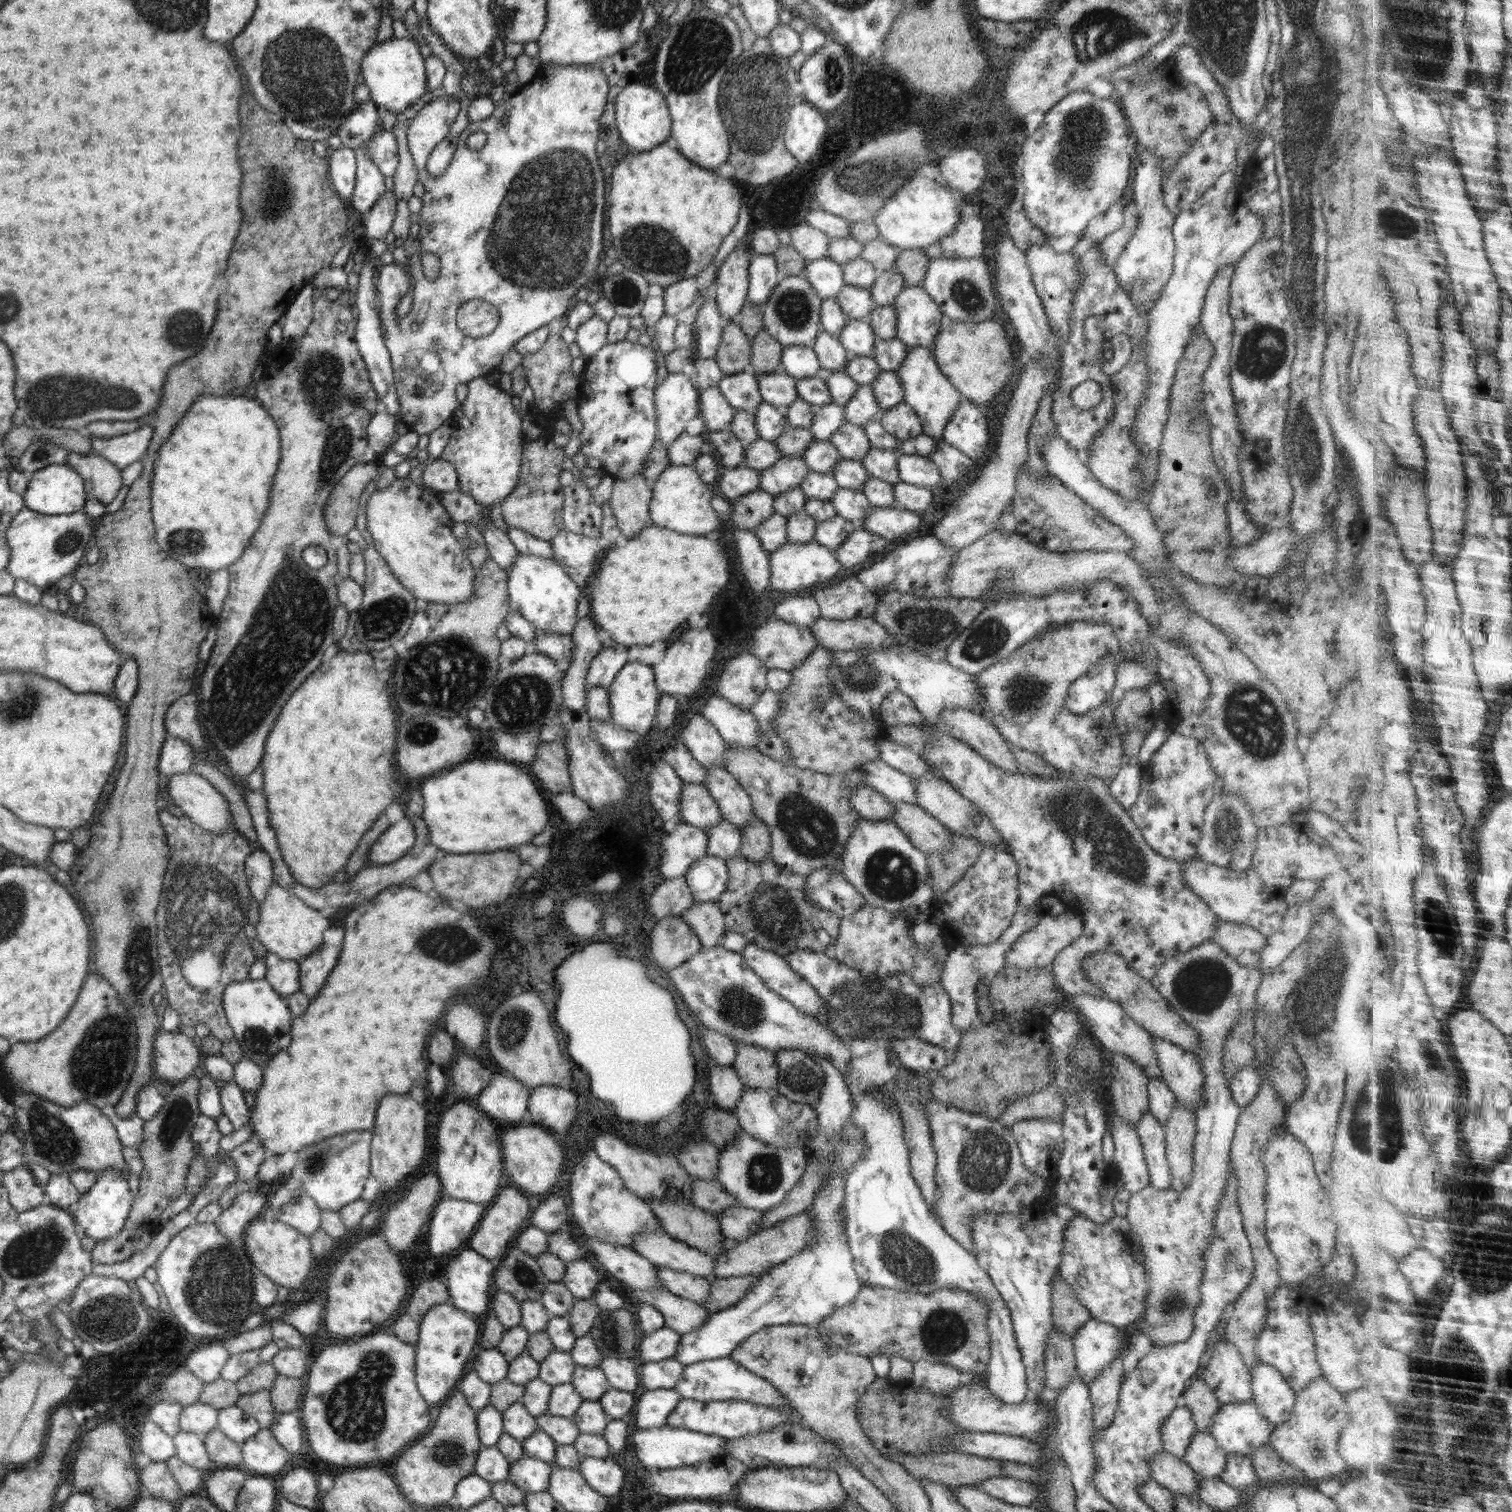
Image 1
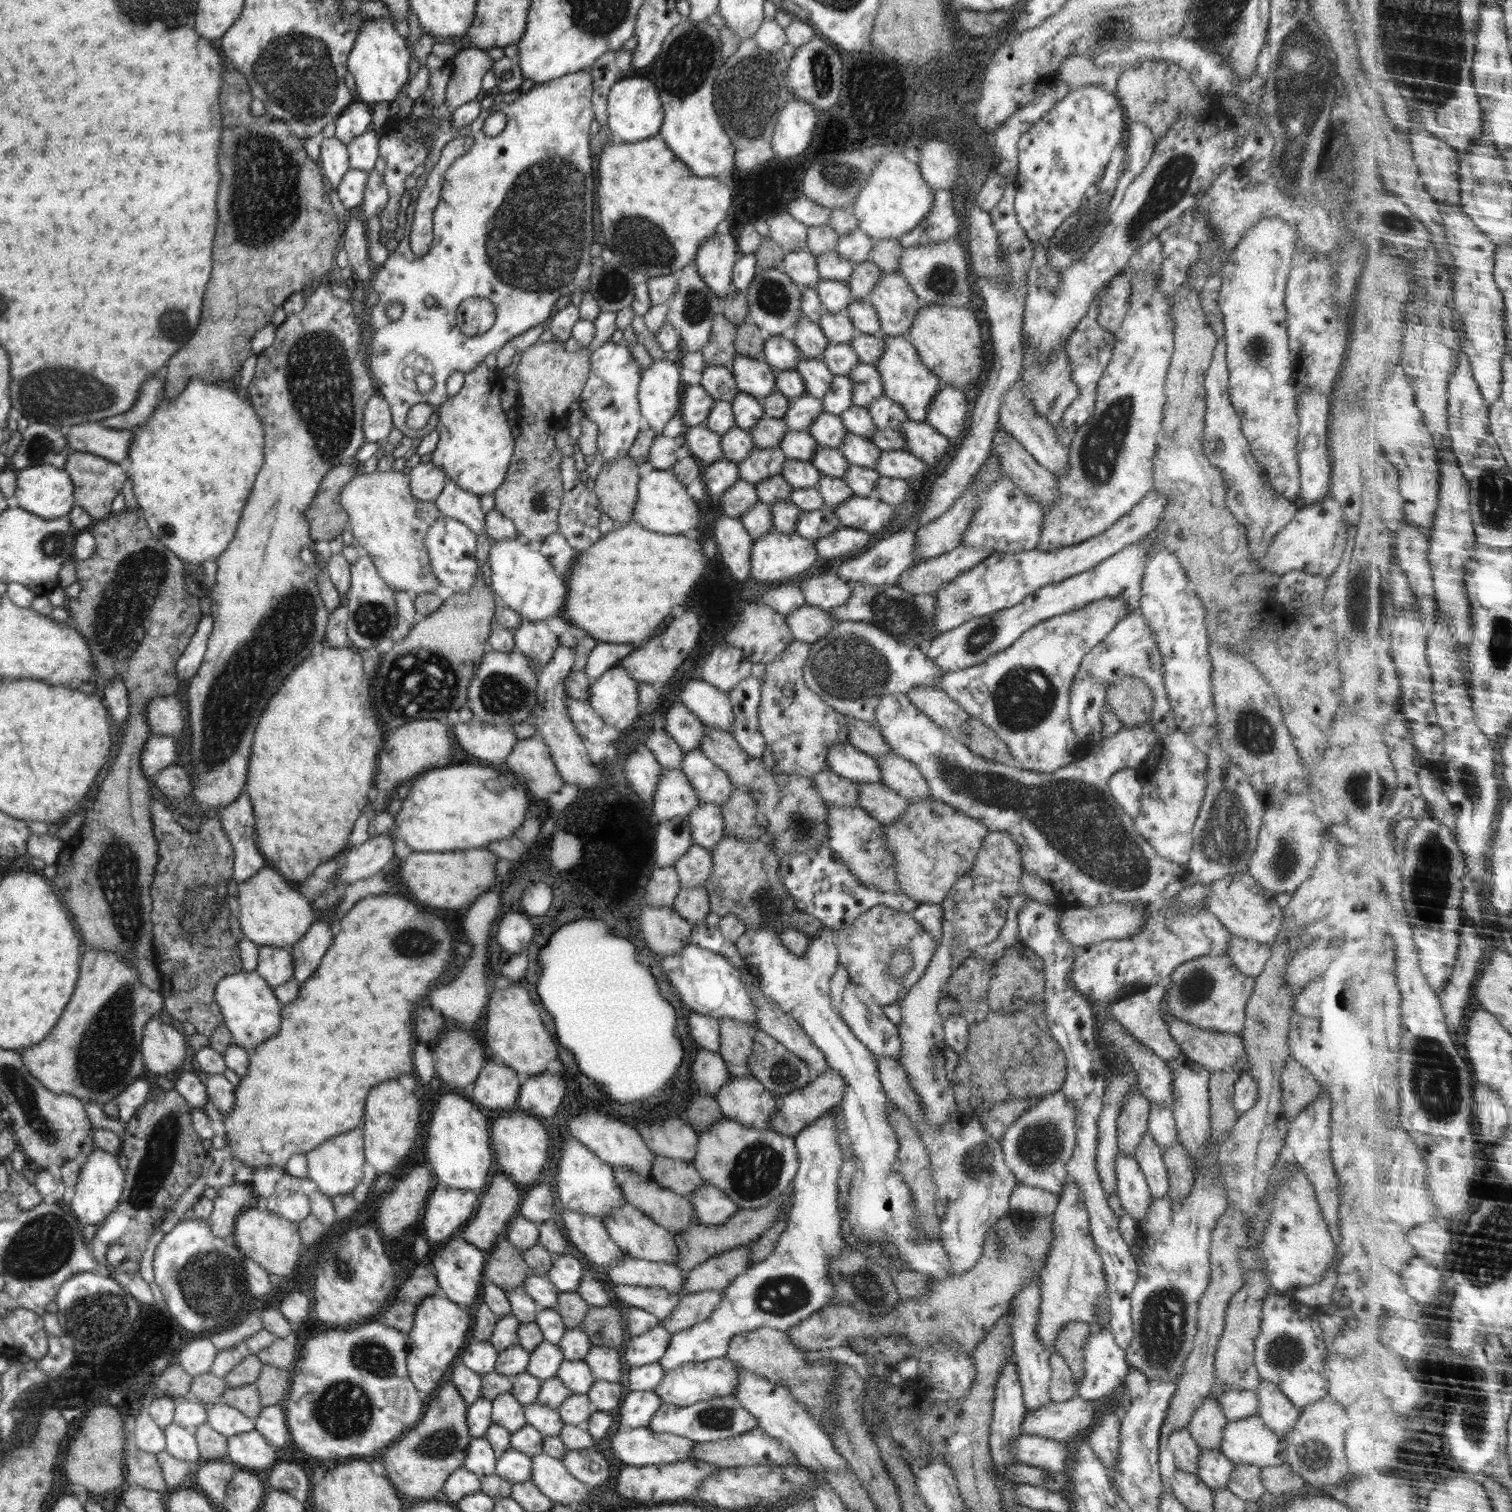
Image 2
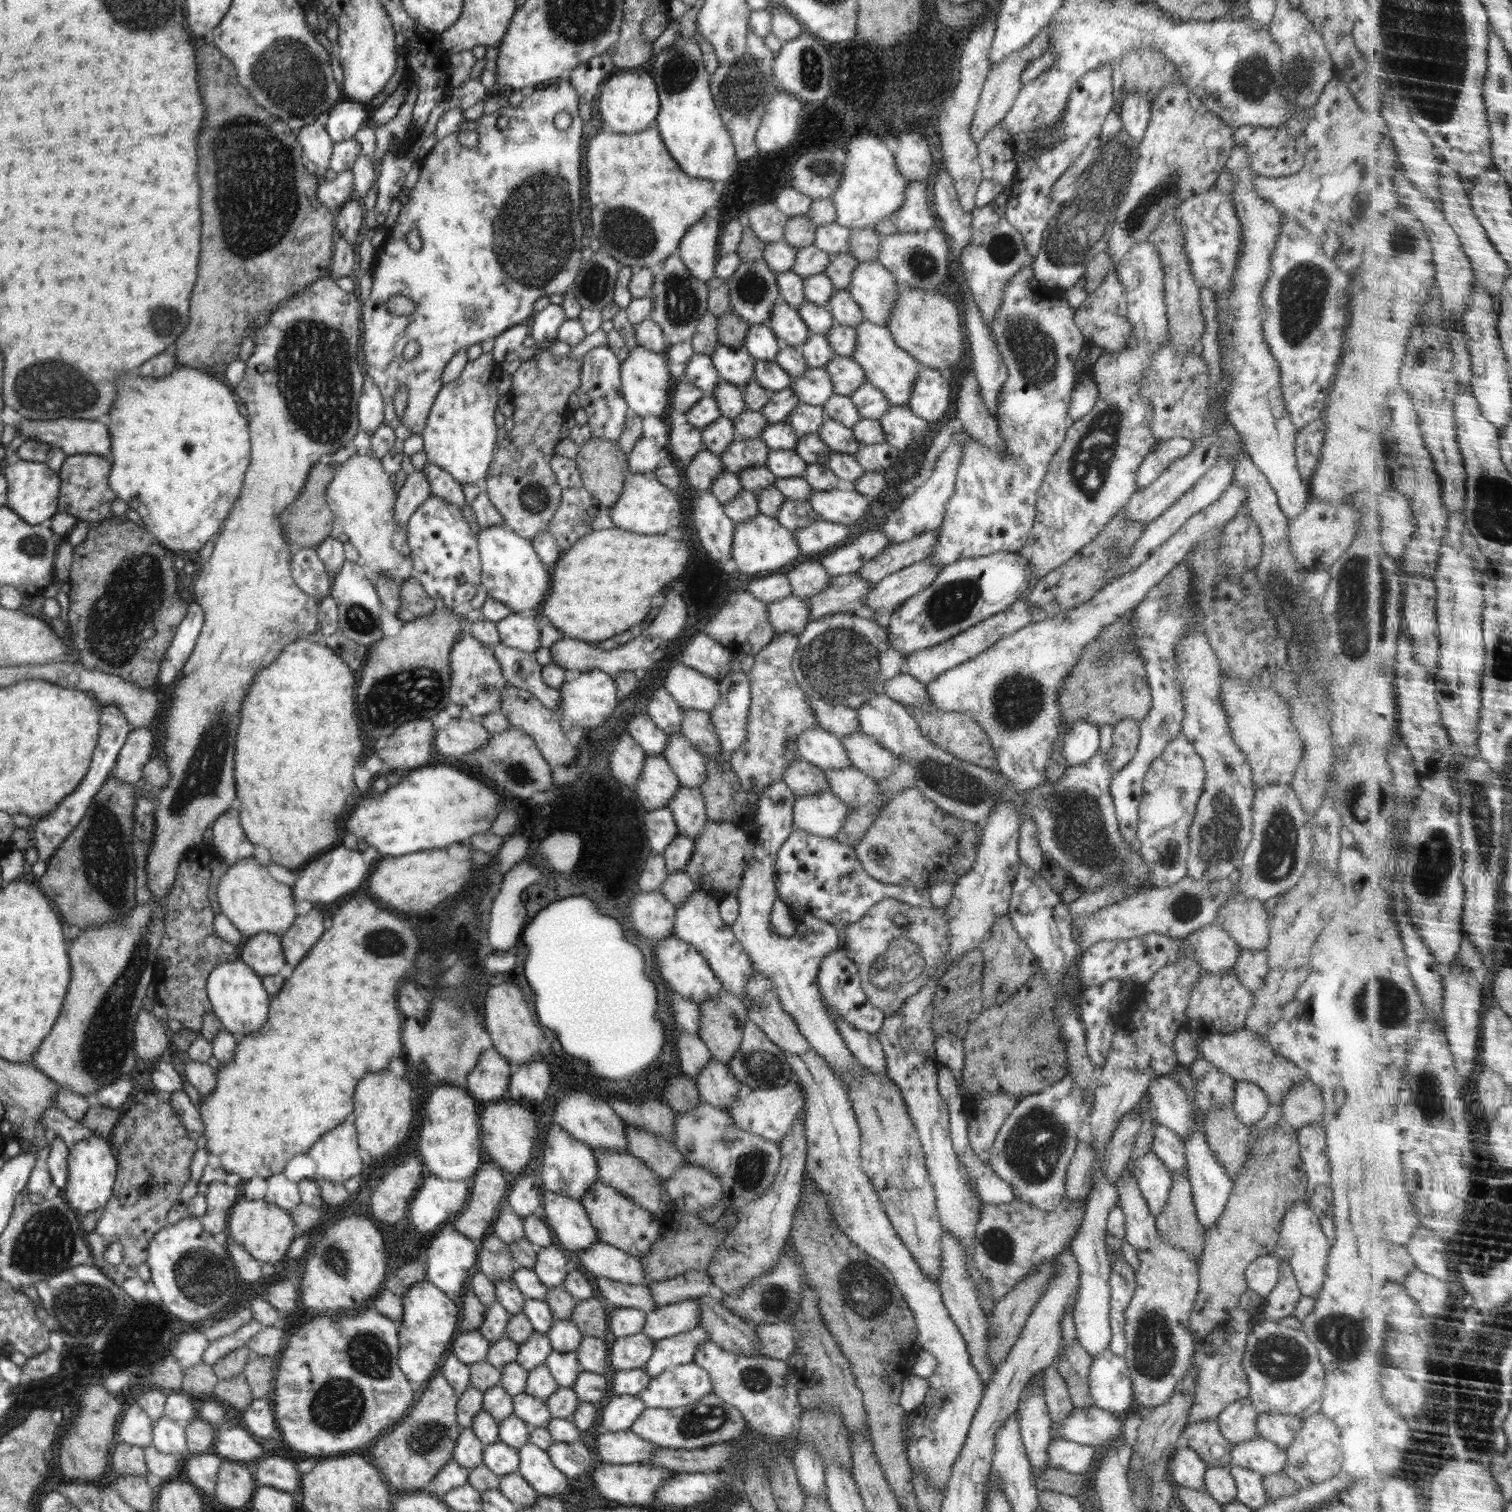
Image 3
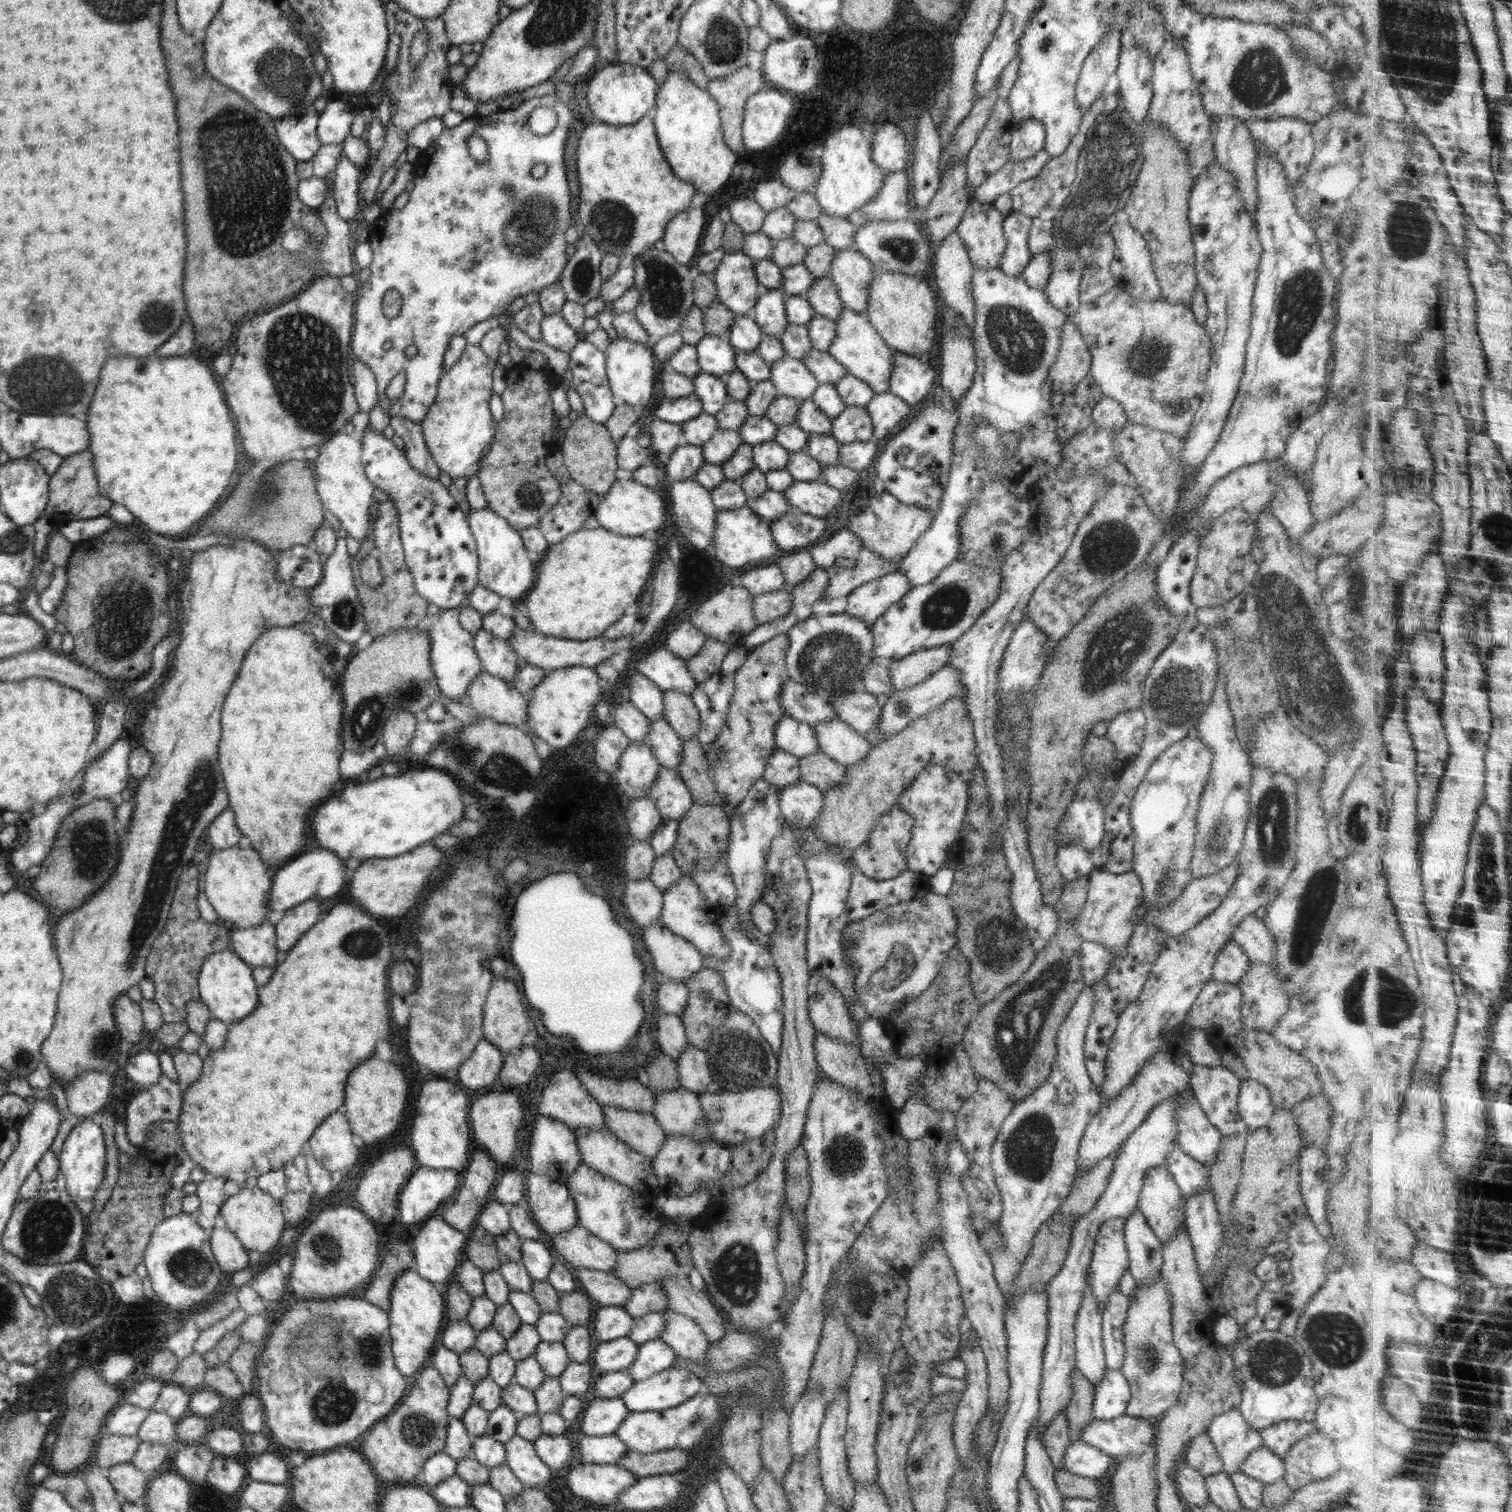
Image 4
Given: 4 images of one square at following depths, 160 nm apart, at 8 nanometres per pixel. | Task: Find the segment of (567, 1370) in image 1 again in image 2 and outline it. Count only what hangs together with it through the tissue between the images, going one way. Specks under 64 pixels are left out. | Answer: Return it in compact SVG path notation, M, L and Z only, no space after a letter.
M544 1340L531 1352L526 1372L542 1381L556 1377L563 1360L562 1349Z

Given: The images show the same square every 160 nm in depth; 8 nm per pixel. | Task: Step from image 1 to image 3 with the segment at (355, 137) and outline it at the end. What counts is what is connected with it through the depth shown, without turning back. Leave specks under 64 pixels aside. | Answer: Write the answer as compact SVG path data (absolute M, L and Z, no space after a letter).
M344 99L329 109L325 129L334 143L352 139L362 125L369 124L365 108L360 101Z

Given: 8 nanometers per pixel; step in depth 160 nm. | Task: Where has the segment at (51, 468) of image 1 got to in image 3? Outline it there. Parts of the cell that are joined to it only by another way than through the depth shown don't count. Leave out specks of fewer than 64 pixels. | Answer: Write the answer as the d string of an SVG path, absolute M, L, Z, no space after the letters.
M13 459L4 468L3 475L8 483L7 501L4 506L16 512L28 524L40 524L45 520L50 520L57 513L60 477L47 464Z

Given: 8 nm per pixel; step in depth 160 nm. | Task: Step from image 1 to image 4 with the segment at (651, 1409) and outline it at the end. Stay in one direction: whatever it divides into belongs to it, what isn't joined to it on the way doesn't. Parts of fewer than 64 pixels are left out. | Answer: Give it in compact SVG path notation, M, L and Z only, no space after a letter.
M619 1397L612 1399L594 1398L583 1410L581 1429L588 1436L615 1434L630 1410Z

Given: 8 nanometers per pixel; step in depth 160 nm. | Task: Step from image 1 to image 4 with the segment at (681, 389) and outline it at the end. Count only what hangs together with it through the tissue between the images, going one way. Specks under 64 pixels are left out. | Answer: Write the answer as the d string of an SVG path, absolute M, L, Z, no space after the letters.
M625 338L611 339L605 351L606 374L615 402L624 402L638 410L650 404L654 398L654 380L656 380L656 360L650 346Z

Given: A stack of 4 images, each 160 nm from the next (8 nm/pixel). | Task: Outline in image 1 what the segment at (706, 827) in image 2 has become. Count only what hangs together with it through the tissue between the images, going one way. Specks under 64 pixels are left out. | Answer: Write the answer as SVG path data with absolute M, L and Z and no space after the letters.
M720 819L713 827L707 828L705 833L708 835L708 855L724 859L725 862L740 855L741 829L729 820Z

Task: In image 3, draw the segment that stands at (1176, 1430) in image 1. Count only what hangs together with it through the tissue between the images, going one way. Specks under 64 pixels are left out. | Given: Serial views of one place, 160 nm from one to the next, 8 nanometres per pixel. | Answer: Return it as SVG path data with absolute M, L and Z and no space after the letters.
M1187 1446L1176 1448L1169 1461L1169 1475L1174 1483L1194 1490L1205 1490L1206 1463L1194 1449Z

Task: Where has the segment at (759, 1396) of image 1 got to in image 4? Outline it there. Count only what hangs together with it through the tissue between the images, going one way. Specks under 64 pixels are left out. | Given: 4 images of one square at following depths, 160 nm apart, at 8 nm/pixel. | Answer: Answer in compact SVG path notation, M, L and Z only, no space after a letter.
M670 1368L637 1381L619 1398L632 1412L661 1411L690 1400L703 1389L702 1379L687 1368Z

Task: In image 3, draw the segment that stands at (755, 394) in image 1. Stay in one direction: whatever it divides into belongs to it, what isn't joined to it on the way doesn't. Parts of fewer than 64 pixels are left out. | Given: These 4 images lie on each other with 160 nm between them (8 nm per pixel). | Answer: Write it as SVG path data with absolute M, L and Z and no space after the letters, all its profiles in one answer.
M694 353L686 363L682 380L696 385L710 396L713 396L713 390L718 382L722 381L712 364L711 357L700 353Z

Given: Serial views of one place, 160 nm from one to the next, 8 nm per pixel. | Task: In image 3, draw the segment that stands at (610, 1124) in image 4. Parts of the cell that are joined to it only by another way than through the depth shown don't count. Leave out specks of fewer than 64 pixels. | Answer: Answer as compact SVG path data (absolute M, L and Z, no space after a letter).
M626 1125L626 1137L628 1137L628 1153L644 1162L663 1180L663 1183L668 1182L667 1178L686 1164L684 1156L673 1144L664 1138L652 1136L642 1128Z

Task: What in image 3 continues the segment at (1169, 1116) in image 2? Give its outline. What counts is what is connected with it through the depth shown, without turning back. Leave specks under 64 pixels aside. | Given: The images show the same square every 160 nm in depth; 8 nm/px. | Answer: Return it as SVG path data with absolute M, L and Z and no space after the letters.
M1154 1122L1154 1139L1150 1142L1151 1152L1170 1172L1187 1168L1184 1143L1178 1134L1164 1125Z

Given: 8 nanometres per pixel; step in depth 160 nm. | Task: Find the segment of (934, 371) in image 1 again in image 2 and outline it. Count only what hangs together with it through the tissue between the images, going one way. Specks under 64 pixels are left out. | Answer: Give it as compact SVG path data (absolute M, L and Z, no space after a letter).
M883 334L883 343L883 353L875 367L882 379L885 395L905 410L908 419L925 422L928 405L943 382L920 360L917 350L907 338Z

